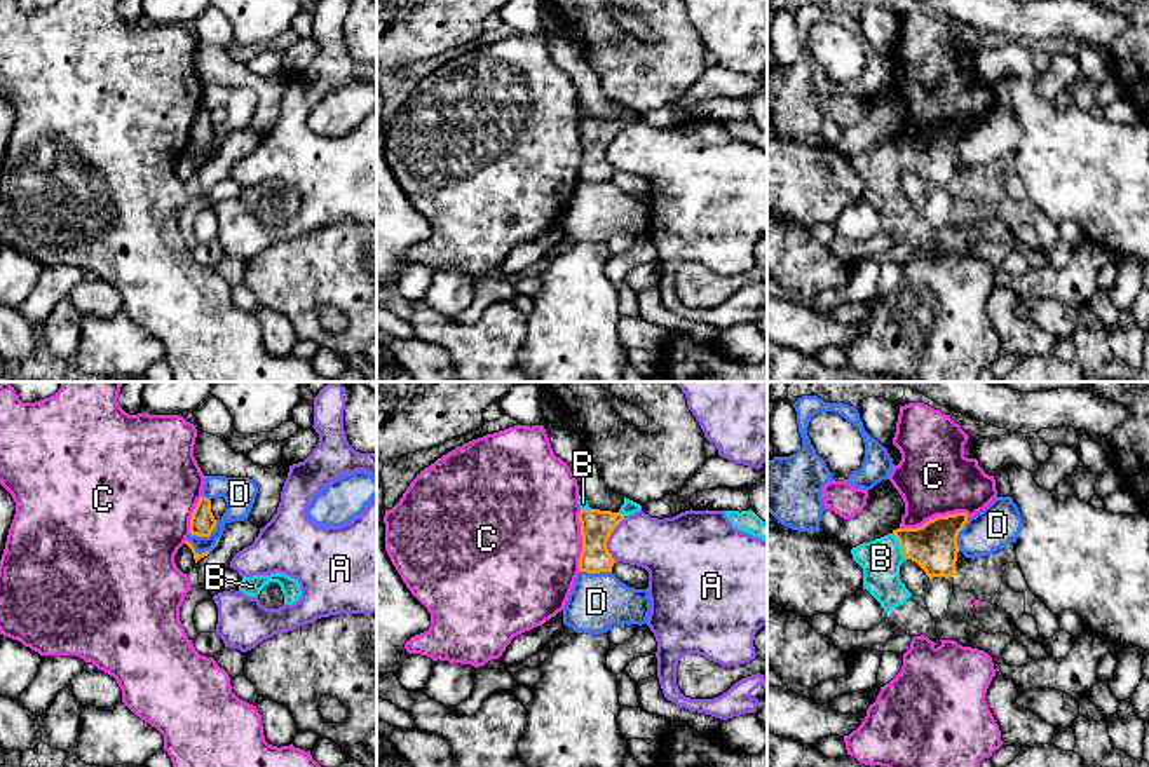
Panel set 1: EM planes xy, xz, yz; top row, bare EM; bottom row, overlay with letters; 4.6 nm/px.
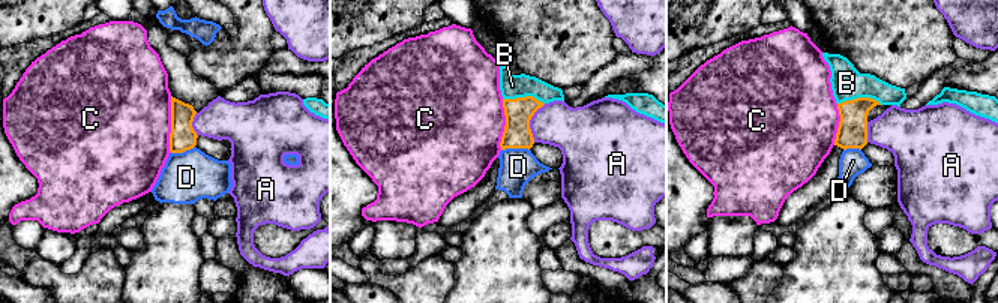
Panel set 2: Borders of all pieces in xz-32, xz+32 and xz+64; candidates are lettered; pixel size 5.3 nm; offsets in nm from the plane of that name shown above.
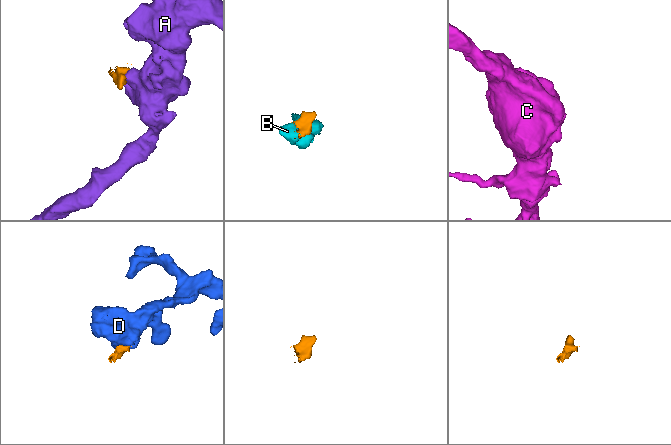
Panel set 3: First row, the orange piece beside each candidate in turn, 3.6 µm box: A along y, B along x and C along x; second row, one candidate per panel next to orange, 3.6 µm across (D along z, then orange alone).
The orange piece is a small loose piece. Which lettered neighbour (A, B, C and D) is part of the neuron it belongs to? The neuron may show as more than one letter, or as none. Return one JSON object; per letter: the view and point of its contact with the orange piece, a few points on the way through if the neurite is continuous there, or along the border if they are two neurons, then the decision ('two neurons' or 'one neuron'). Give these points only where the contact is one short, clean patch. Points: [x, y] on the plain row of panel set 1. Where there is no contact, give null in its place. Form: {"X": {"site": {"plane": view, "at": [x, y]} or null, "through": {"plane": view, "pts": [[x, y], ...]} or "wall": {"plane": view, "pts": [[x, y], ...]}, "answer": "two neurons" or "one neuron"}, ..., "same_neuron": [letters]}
{"A": {"site": {"plane": "xz", "at": [607, 149]}, "wall": {"plane": "xz", "pts": [[625, 126], [607, 150], [607, 161], [614, 169]]}, "answer": "two neurons"}, "B": {"site": {"plane": "yz", "at": [900, 154]}, "through": {"plane": "yz", "pts": [[933, 156], [900, 154], [881, 168]]}, "answer": "one neuron"}, "C": {"site": {"plane": "yz", "at": [933, 128]}, "answer": "two neurons"}, "D": {"site": {"plane": "xy", "at": [206, 145]}, "wall": {"plane": "xy", "pts": [[217, 129], [208, 145], [190, 143]]}, "answer": "two neurons"}, "same_neuron": ["B"]}

